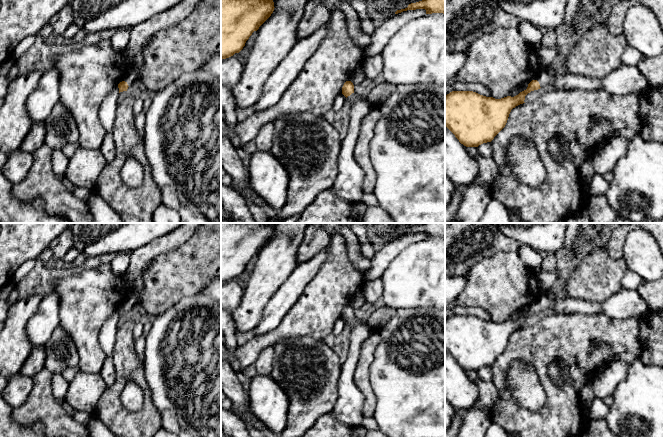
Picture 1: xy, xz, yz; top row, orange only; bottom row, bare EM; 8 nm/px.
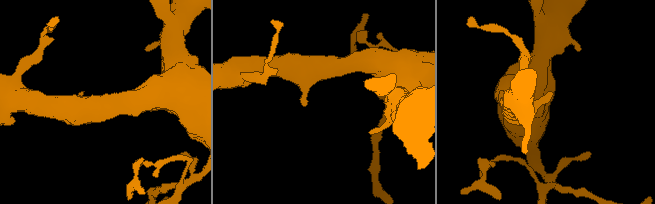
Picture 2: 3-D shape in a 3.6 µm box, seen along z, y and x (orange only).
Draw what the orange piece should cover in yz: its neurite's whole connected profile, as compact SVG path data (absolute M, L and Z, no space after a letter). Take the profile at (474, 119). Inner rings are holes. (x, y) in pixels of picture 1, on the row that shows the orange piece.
M620 65L601 79L572 73L552 76L542 69L527 89L514 97L495 99L473 91L450 92L445 95L445 127L466 147L491 142L505 127L511 110L525 103L528 93L549 86L566 91L602 89L613 95L628 95L641 93L648 81L637 66Z

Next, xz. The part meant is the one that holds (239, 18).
M221 0L221 58L239 53L274 8L273 0Z

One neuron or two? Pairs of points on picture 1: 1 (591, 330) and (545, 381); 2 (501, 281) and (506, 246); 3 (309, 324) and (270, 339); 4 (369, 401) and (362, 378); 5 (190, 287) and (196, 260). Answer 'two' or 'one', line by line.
1: one
2: two
3: one
4: one
5: one

